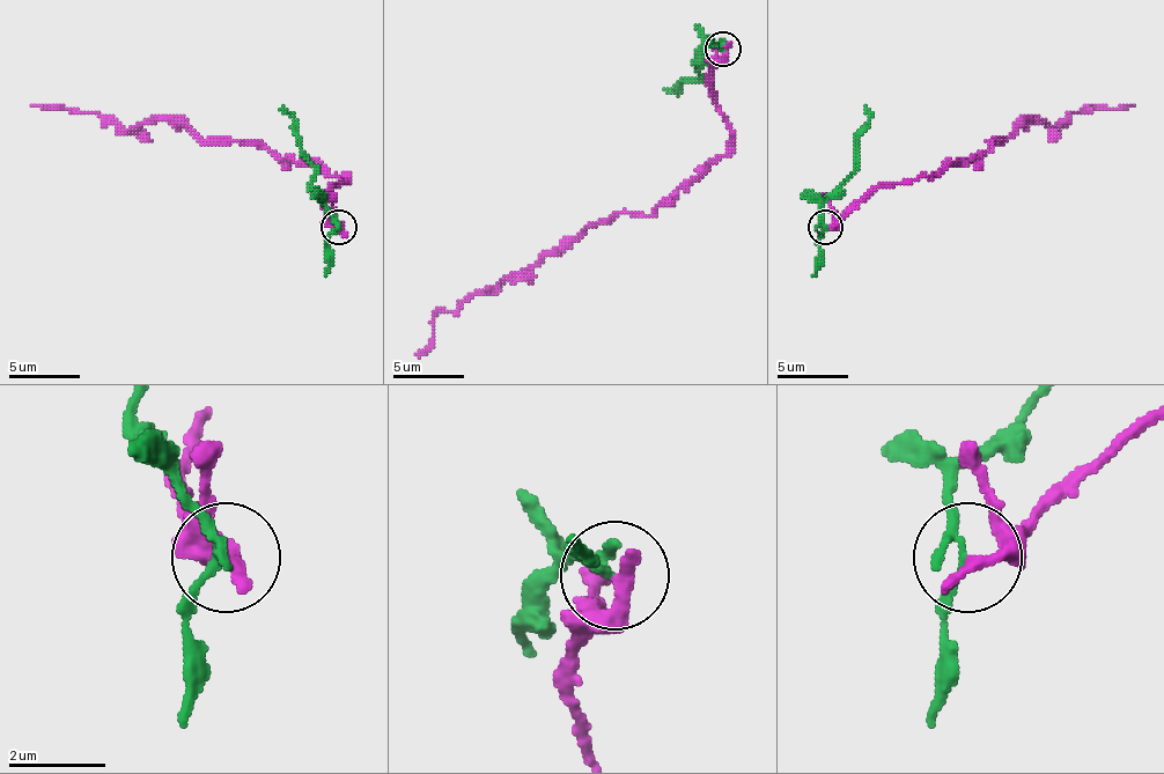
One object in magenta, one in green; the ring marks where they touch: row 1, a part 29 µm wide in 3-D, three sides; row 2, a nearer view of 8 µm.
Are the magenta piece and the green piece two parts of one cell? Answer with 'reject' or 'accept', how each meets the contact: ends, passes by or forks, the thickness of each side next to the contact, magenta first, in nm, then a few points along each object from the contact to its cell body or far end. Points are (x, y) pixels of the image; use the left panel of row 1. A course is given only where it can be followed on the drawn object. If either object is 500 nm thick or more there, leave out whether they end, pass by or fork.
reject; magenta ends; green forks; calibres 320 and 130 nm; course magenta (339, 226), (325, 194), (346, 179), (265, 145), (201, 141), (172, 119), (124, 131), (109, 116), (31, 105); course green (339, 226), (311, 183), (315, 169), (304, 155), (293, 116), (282, 105)

